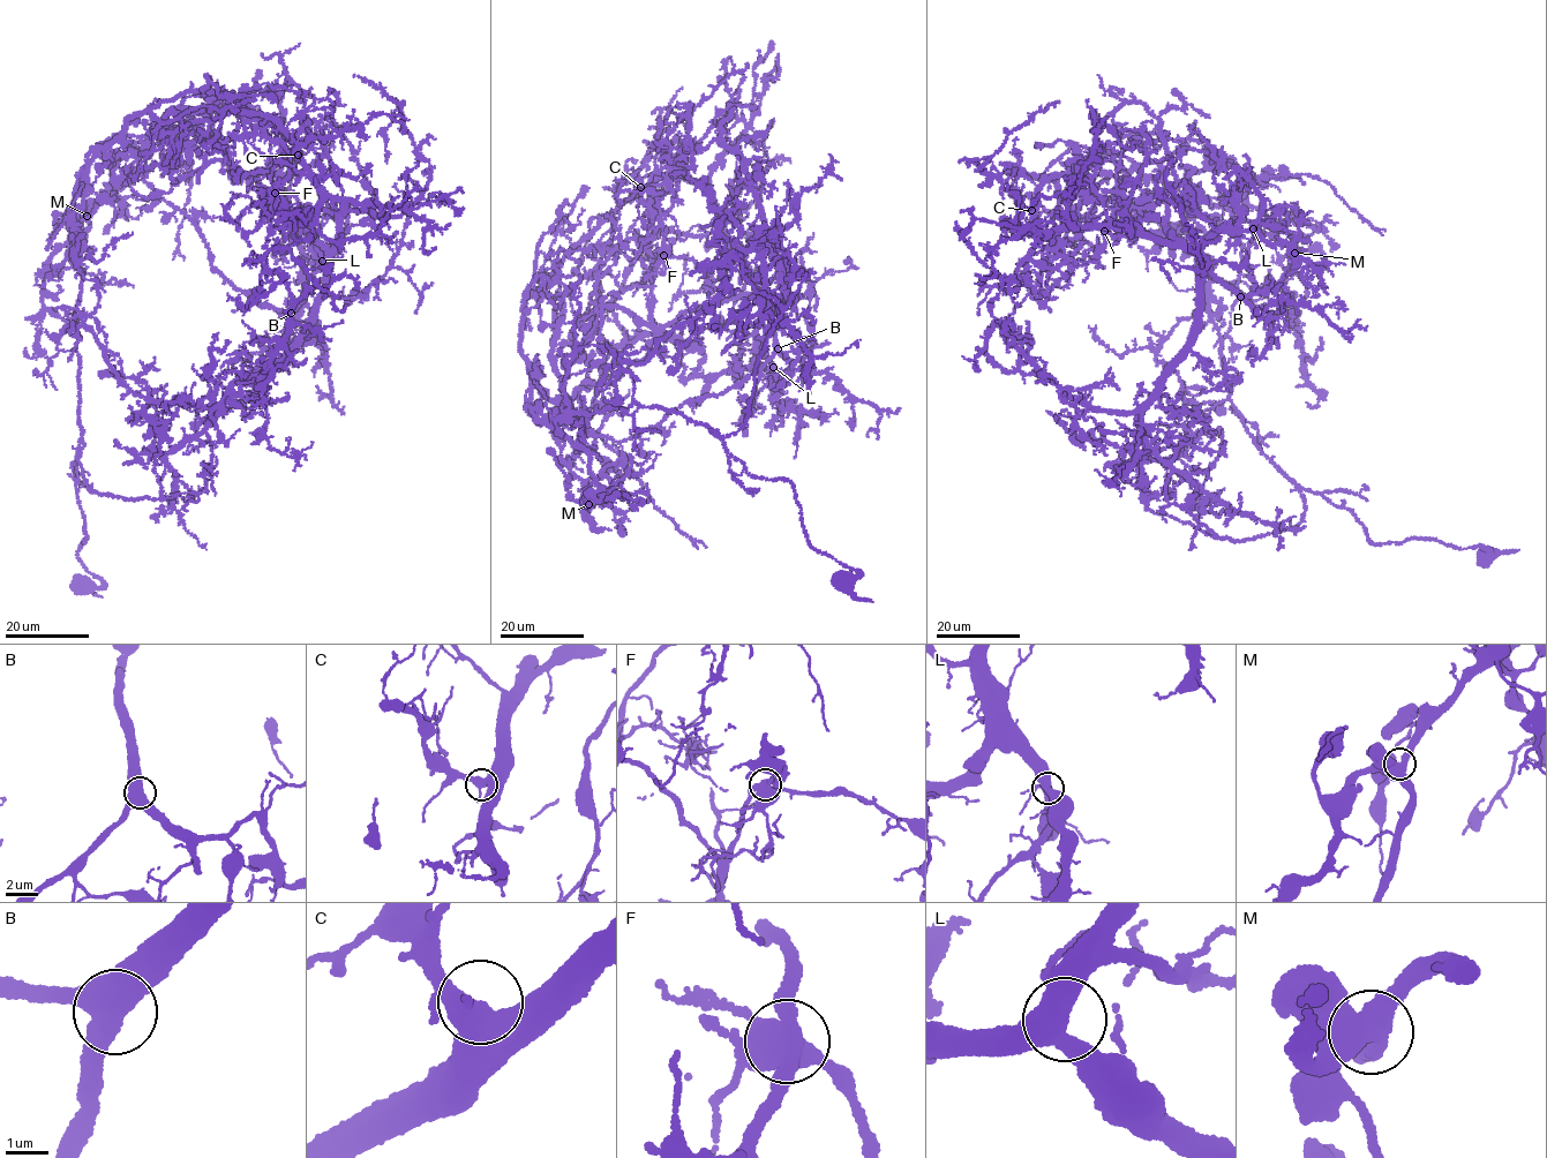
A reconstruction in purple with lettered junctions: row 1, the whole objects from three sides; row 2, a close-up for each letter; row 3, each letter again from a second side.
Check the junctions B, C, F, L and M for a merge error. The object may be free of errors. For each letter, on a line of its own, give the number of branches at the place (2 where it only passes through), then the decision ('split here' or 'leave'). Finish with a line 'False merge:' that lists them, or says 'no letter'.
B: branches 3; leave
C: branches 4; leave
F: branches 4; split here
L: branches 5; leave
M: branches 3; leave
False merge: F

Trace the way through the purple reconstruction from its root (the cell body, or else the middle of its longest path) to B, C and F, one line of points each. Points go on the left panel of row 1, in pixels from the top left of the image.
B: (80, 587), (103, 585), (77, 554), (72, 212), (77, 225), (132, 178), (148, 182), (231, 285), (291, 313)
C: (80, 587), (103, 585), (77, 554), (82, 171), (127, 120), (190, 90), (276, 120), (298, 155)
F: (80, 587), (103, 585), (77, 554), (82, 171), (187, 126), (226, 150), (237, 180), (271, 167), (276, 193)

